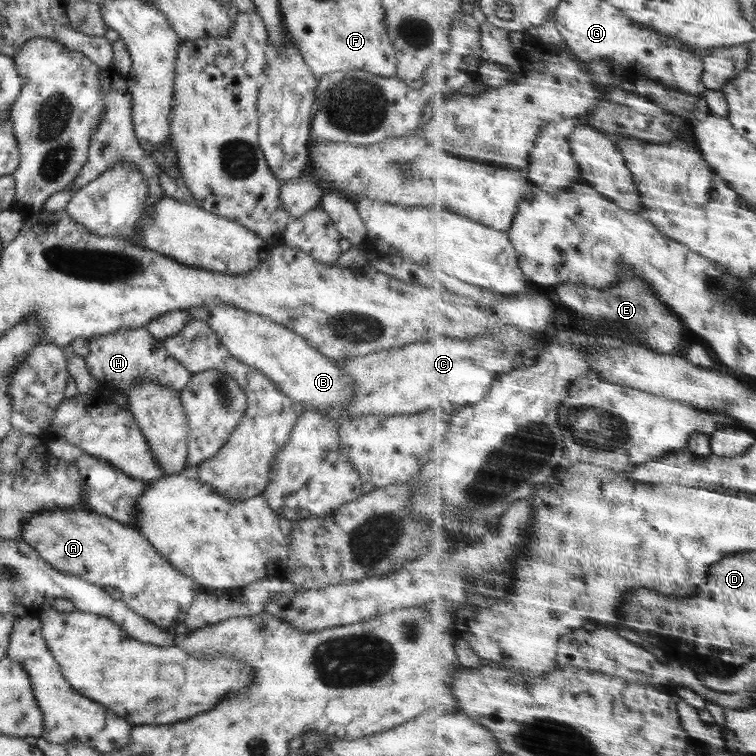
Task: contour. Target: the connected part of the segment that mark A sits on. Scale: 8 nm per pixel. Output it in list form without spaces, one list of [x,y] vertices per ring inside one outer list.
[[[42,509],[32,513],[24,523],[21,539],[38,552],[50,566],[68,575],[80,576],[82,580],[96,586],[112,586],[122,592],[122,601],[136,614],[146,618],[160,628],[172,631],[180,622],[185,622],[186,613],[198,593],[198,584],[193,578],[176,570],[170,562],[158,554],[158,550],[141,536],[133,526],[128,526],[98,514],[90,509]]]

